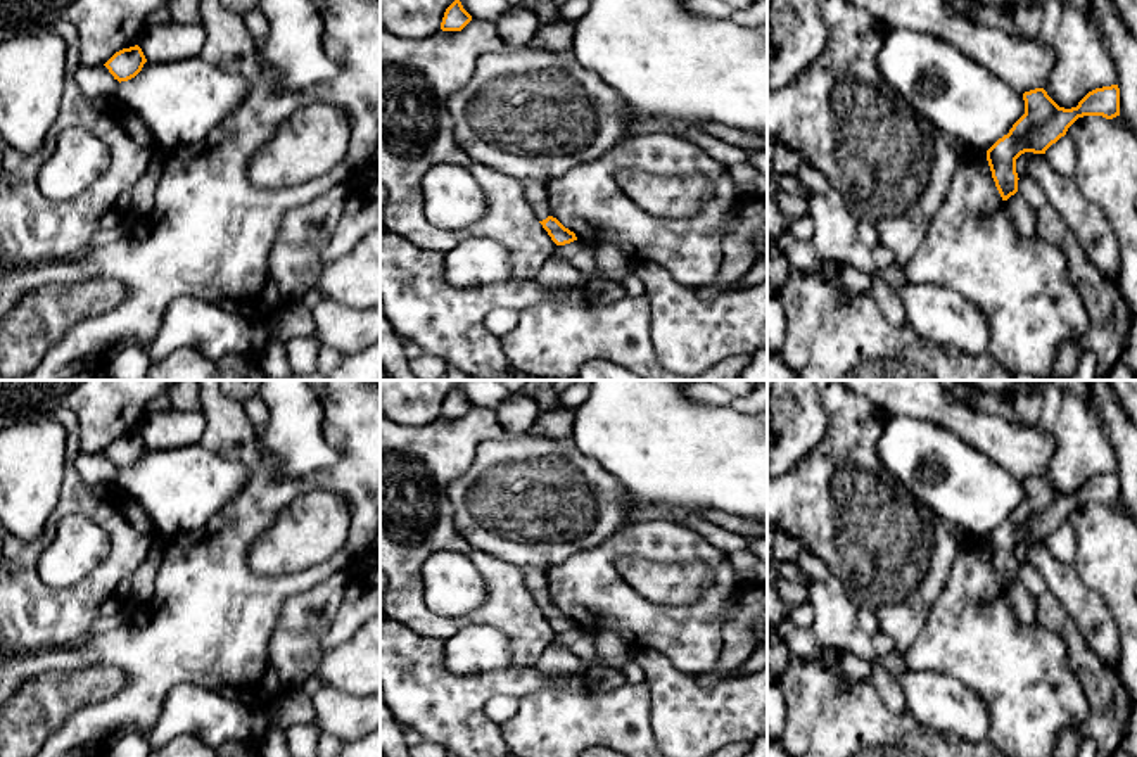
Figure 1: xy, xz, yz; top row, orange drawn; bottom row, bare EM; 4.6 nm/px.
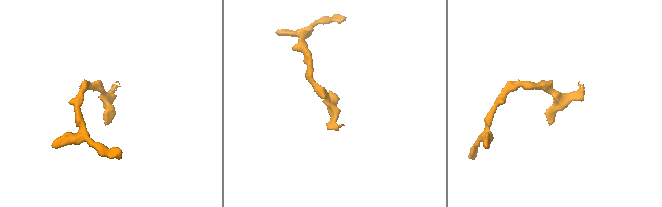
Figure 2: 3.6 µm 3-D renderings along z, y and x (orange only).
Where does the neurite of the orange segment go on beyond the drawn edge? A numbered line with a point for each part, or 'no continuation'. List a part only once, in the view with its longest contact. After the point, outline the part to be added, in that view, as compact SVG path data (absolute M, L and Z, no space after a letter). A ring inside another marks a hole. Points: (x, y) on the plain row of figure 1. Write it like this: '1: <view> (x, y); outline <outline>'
1: xz (534, 578); outline M524 567L522 574L524 574L524 582L525 582L529 593L532 595L534 603L539 608L551 603L544 570L541 570L537 567Z

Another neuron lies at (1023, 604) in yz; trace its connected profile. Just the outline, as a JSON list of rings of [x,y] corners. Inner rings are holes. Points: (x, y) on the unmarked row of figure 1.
[[[1019,579],[1006,588],[1006,596],[1019,624],[1032,626],[1037,622],[1037,598],[1028,593]]]

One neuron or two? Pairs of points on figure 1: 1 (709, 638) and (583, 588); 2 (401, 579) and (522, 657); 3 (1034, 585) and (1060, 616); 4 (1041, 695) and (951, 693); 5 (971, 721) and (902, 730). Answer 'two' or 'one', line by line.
1: one
2: one
3: two
4: two
5: two

